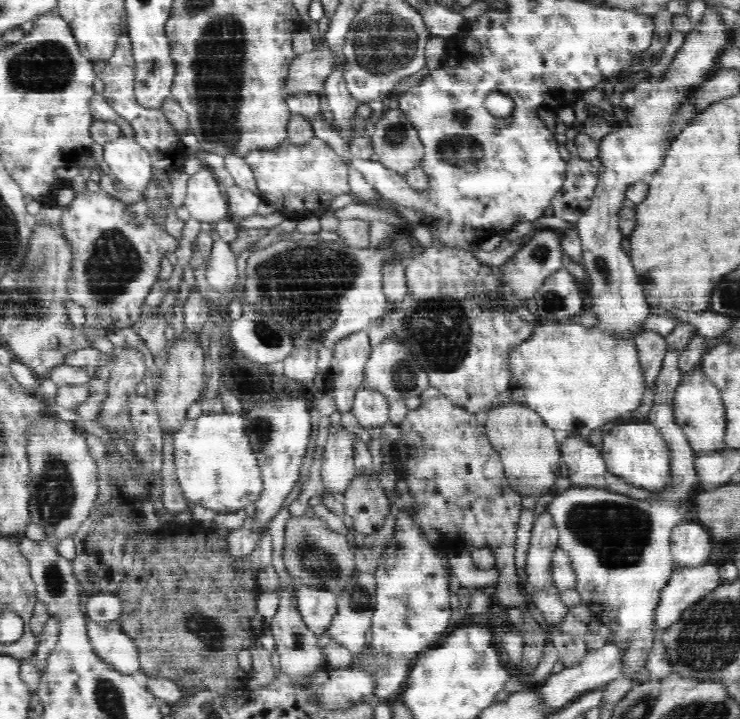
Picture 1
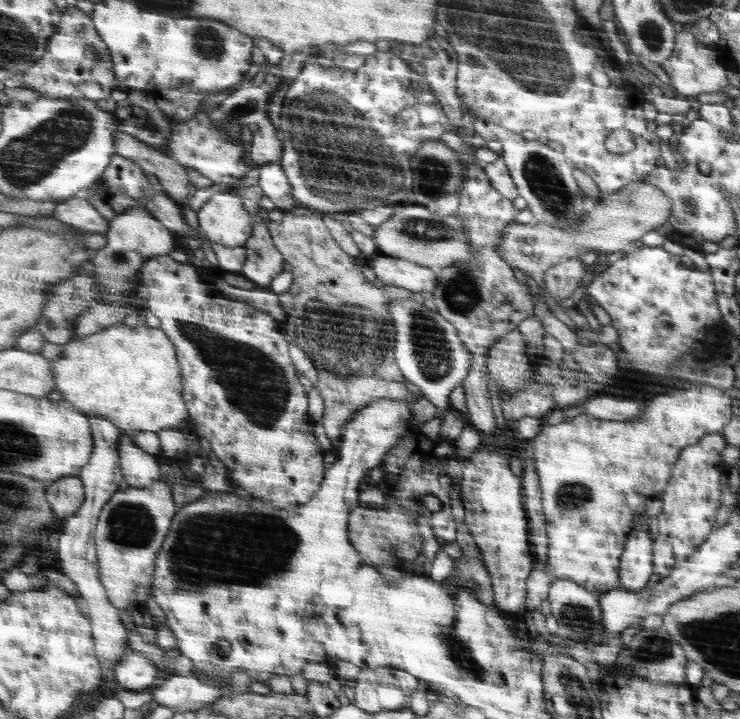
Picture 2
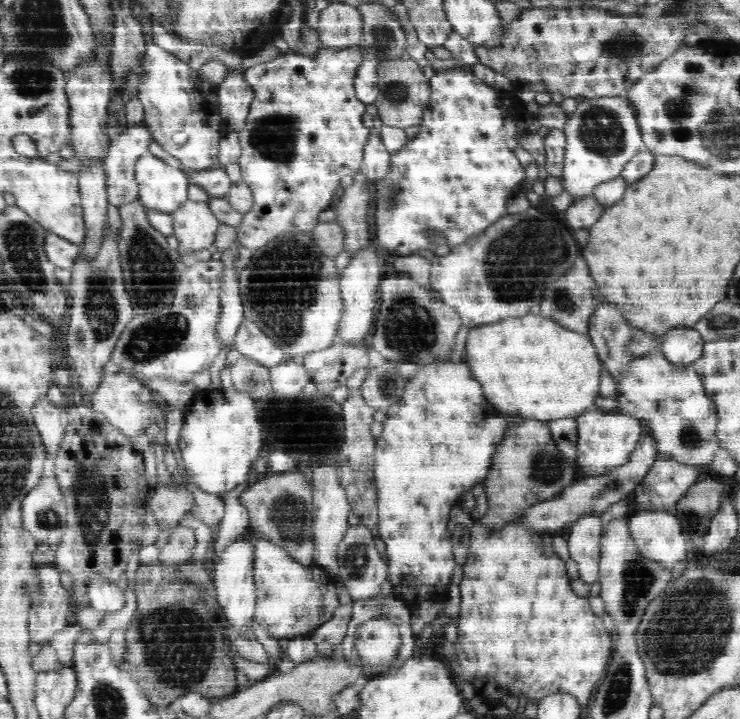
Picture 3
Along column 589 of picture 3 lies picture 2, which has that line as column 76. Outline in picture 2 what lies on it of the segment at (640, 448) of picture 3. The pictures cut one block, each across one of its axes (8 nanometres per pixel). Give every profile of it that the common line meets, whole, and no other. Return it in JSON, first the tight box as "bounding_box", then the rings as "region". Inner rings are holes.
{"bounding_box":[48,476,87,520],"region":[[[80,476],[62,477],[52,482],[48,498],[52,502],[52,508],[61,518],[67,520],[76,517],[83,508],[87,501],[87,487]]]}

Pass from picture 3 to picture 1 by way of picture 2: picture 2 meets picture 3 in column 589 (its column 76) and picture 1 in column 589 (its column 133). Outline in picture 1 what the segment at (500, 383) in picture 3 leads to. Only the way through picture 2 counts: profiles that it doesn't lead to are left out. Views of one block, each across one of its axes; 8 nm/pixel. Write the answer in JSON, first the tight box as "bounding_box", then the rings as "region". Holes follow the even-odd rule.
{"bounding_box":[507,320,645,437],"region":[[[569,320],[535,322],[529,338],[508,351],[507,367],[510,403],[534,410],[557,433],[579,437],[589,437],[593,430],[603,429],[604,424],[609,426],[613,419],[638,408],[645,390],[634,343],[617,341],[596,326],[585,328]]]}

